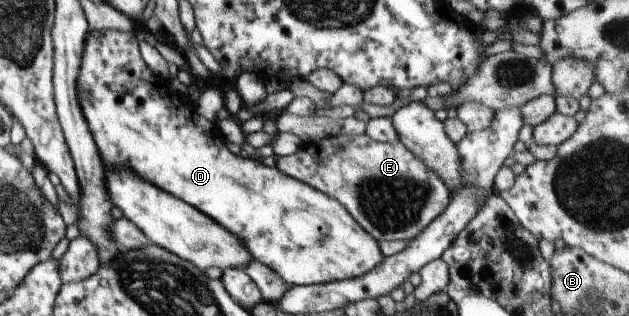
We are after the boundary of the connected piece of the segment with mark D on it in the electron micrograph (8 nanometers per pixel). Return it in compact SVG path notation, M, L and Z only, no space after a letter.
M90 29L88 34L86 34L84 52L82 52L82 60L80 60L80 72L78 72L78 78L76 78L78 102L80 102L80 108L82 108L82 114L86 118L88 130L90 130L90 134L92 134L92 138L94 138L94 142L99 148L100 158L106 169L112 172L114 168L120 166L120 168L126 168L126 172L131 170L136 176L140 176L143 181L148 181L150 184L154 184L156 188L160 188L160 190L164 190L164 192L168 192L168 194L172 194L172 196L191 204L194 208L200 210L202 214L212 218L216 224L226 228L228 232L232 232L246 246L246 250L252 254L252 258L262 262L262 264L266 264L266 266L270 267L270 270L274 270L290 287L328 284L358 278L363 274L369 273L384 260L385 256L380 250L379 242L371 234L368 234L335 198L291 176L282 174L276 167L265 166L258 159L246 159L241 155L235 155L230 152L226 147L226 141L222 140L216 122L210 122L204 116L198 114L197 104L190 99L189 94L178 94L172 91L168 79L156 76L150 70L150 67L142 58L139 41L140 39L135 34L115 30Z

